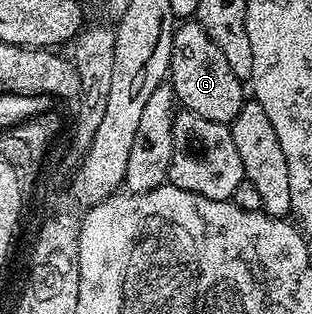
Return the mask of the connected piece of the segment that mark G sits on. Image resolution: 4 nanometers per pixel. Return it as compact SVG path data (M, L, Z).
M186 20L170 42L170 79L168 85L174 91L175 99L195 118L225 122L229 124L240 110L244 101L243 79L237 78L228 68L224 54L204 32L197 20Z

